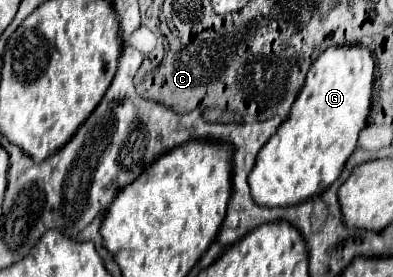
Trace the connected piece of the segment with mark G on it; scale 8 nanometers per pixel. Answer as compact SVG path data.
M361 45L351 47L329 47L325 49L317 61L311 65L307 73L307 81L295 99L289 117L281 123L277 135L273 135L257 155L257 163L249 175L251 197L259 207L289 207L303 203L315 195L327 191L337 177L341 175L343 165L353 155L357 147L357 137L361 129L367 125L371 113L371 97L373 97L373 79L375 79L375 63L371 51Z

